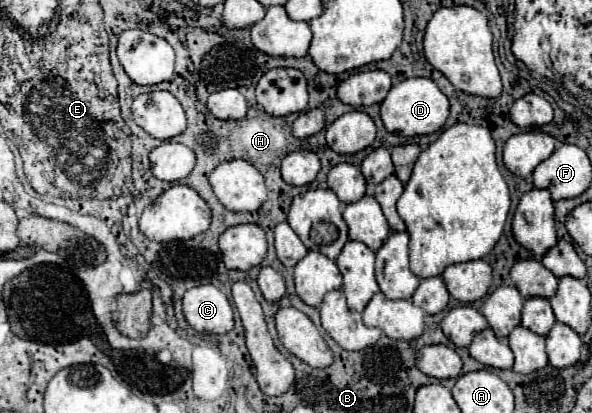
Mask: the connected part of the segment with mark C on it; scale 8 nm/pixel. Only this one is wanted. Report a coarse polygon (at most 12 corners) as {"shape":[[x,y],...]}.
{"shape":[[214,285],[186,291],[184,317],[198,333],[234,329],[234,309]]}

